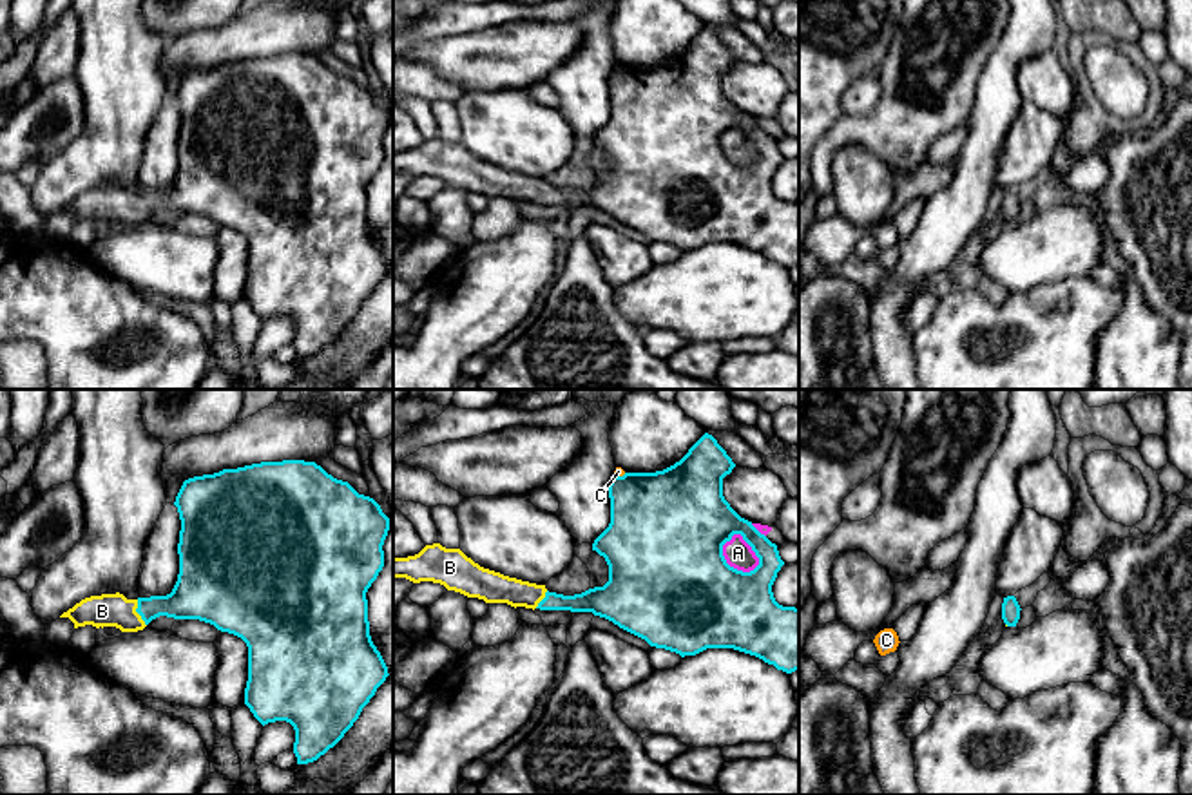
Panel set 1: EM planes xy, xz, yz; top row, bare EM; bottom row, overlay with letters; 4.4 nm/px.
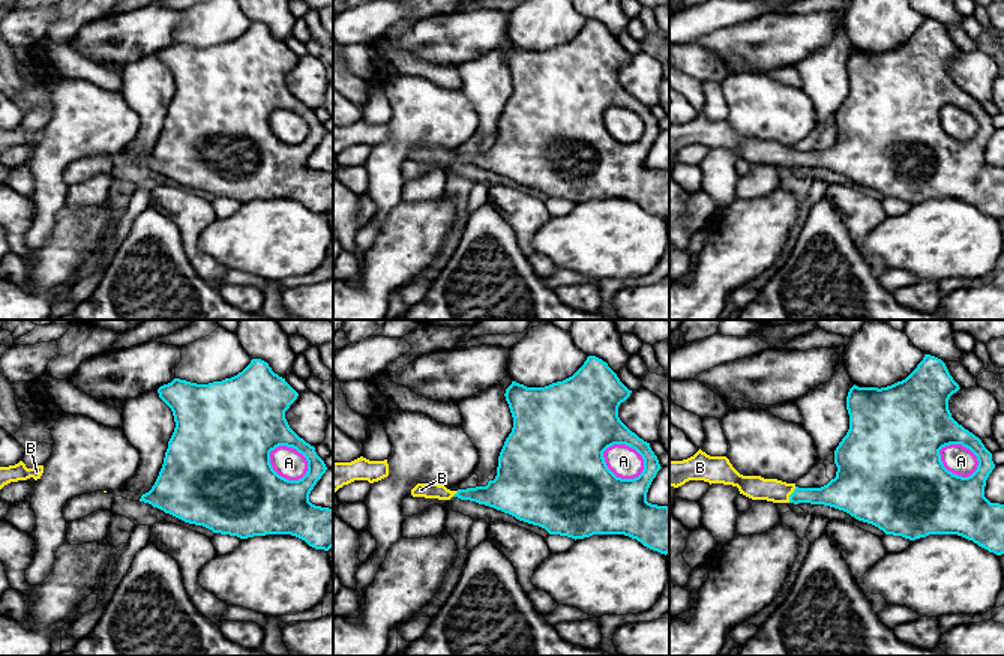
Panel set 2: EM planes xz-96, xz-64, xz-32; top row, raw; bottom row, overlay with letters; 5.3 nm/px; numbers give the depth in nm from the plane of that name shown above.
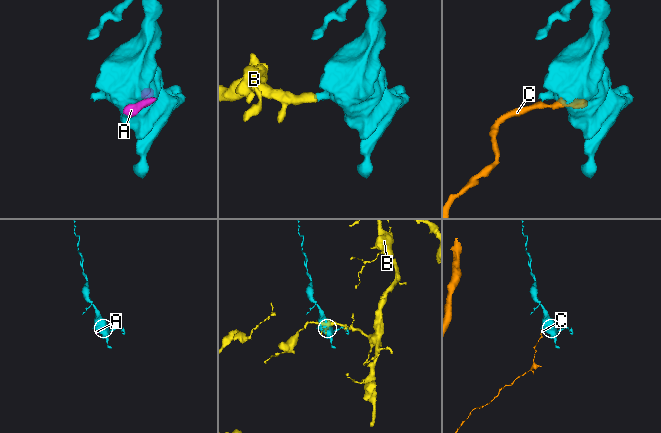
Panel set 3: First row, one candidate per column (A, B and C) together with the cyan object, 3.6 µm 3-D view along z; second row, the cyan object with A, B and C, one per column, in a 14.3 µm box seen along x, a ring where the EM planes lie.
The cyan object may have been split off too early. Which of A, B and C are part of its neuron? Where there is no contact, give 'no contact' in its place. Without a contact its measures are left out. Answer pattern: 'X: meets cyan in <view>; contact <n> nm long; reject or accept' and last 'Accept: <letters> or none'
A: meets cyan in xz; contact 200 nm long; reject
B: meets cyan in xy; contact 130 nm long; accept
C: meets cyan in xz; contact 60 nm long; reject
Accept: B

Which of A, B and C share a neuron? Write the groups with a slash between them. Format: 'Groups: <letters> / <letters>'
Groups: A / B / C

